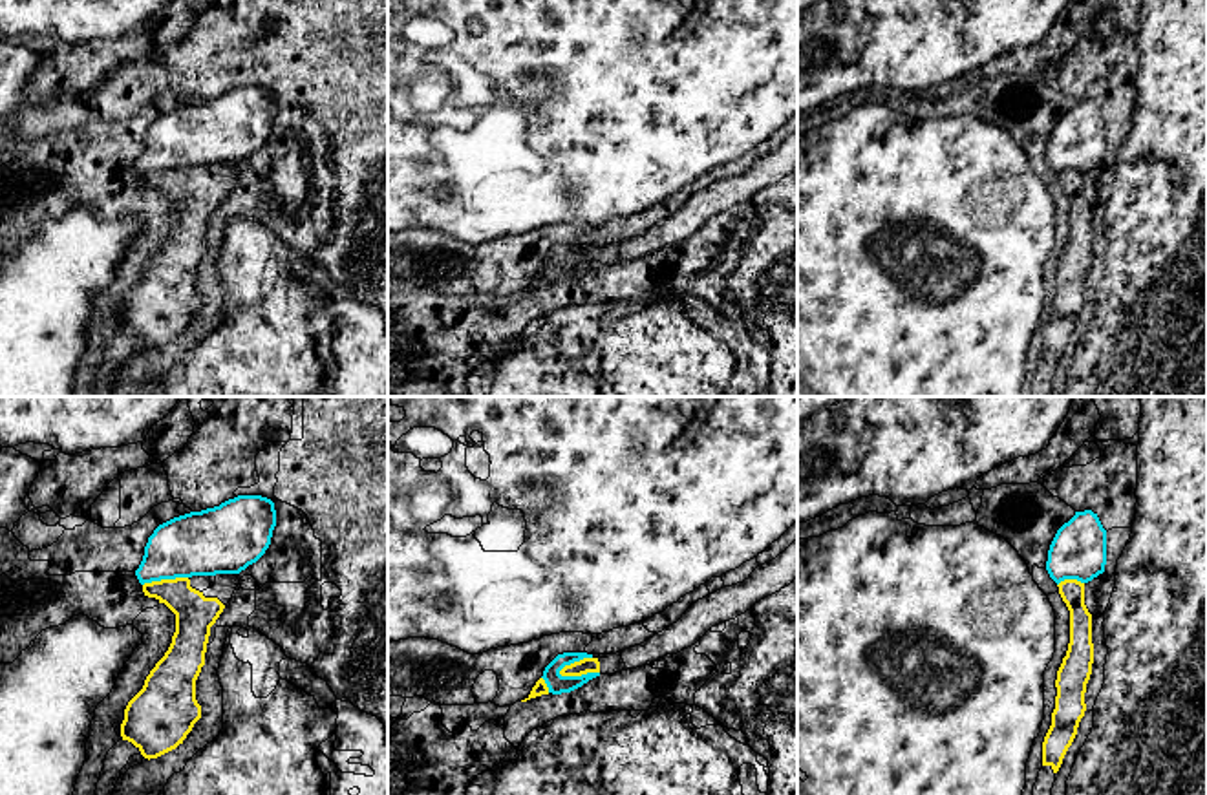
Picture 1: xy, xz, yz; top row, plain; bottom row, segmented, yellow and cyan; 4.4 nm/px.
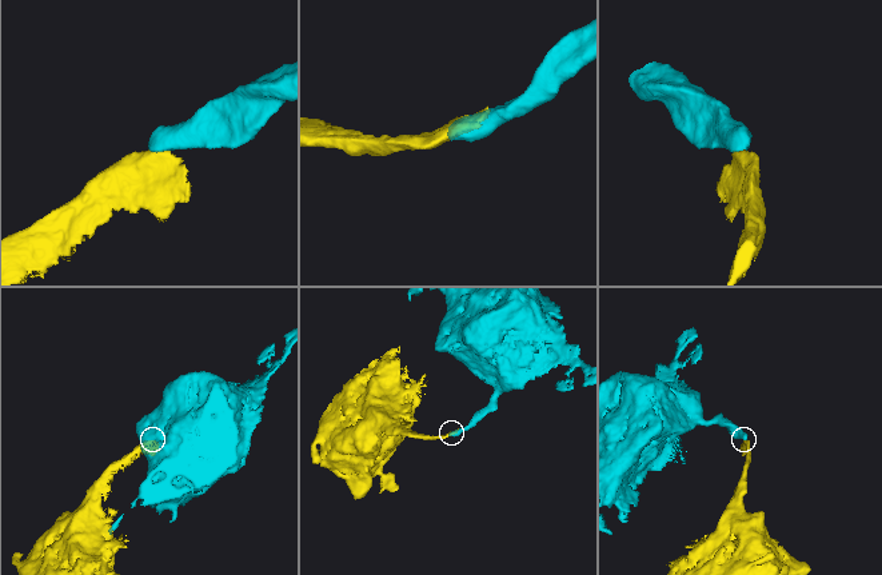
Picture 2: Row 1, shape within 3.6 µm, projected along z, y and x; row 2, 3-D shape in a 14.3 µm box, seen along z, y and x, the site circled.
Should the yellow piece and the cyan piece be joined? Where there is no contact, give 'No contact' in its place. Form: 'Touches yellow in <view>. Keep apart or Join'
Touches yellow in xz. Keep apart

